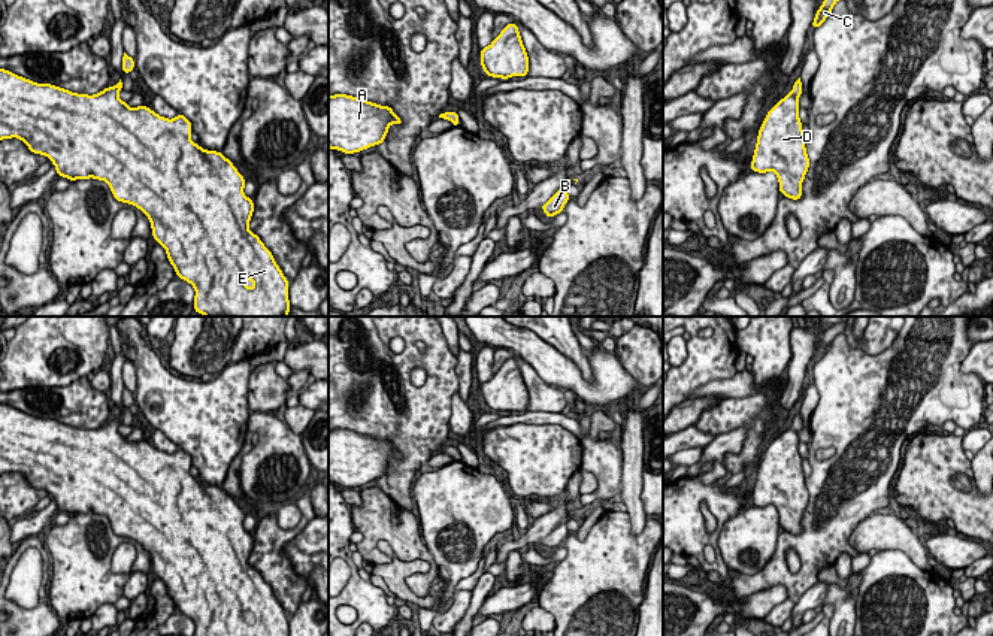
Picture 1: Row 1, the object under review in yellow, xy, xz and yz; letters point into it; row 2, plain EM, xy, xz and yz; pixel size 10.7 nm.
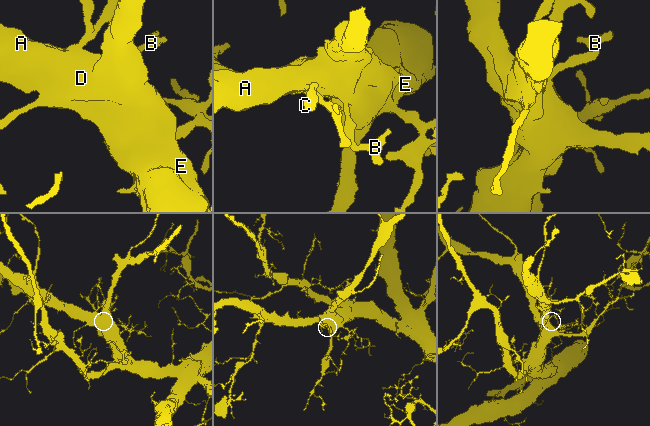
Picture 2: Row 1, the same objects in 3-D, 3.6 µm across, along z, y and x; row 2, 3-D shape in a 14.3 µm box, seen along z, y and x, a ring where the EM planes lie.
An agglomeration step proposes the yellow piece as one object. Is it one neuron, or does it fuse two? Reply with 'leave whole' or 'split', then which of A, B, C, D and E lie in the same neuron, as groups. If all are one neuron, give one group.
leave whole | A B C D E

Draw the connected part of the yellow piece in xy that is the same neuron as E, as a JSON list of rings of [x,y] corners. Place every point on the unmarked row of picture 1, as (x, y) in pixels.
[[[0,403],[0,475],[18,472],[31,487],[46,490],[58,511],[106,515],[118,536],[139,542],[151,555],[152,570],[172,597],[176,609],[196,624],[194,636],[288,636],[288,615],[248,558],[254,546],[252,533],[243,529],[245,514],[221,487],[206,485],[191,473],[191,457],[178,449],[163,452],[145,439],[128,442],[118,431],[122,417],[94,430],[36,418]]]

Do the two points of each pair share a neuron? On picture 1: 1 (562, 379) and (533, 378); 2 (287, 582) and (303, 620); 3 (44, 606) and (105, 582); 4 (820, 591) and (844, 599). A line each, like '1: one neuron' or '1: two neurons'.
1: two neurons
2: two neurons
3: two neurons
4: two neurons

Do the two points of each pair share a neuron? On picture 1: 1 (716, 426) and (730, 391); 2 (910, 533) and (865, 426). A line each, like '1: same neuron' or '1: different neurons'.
1: different neurons
2: different neurons

